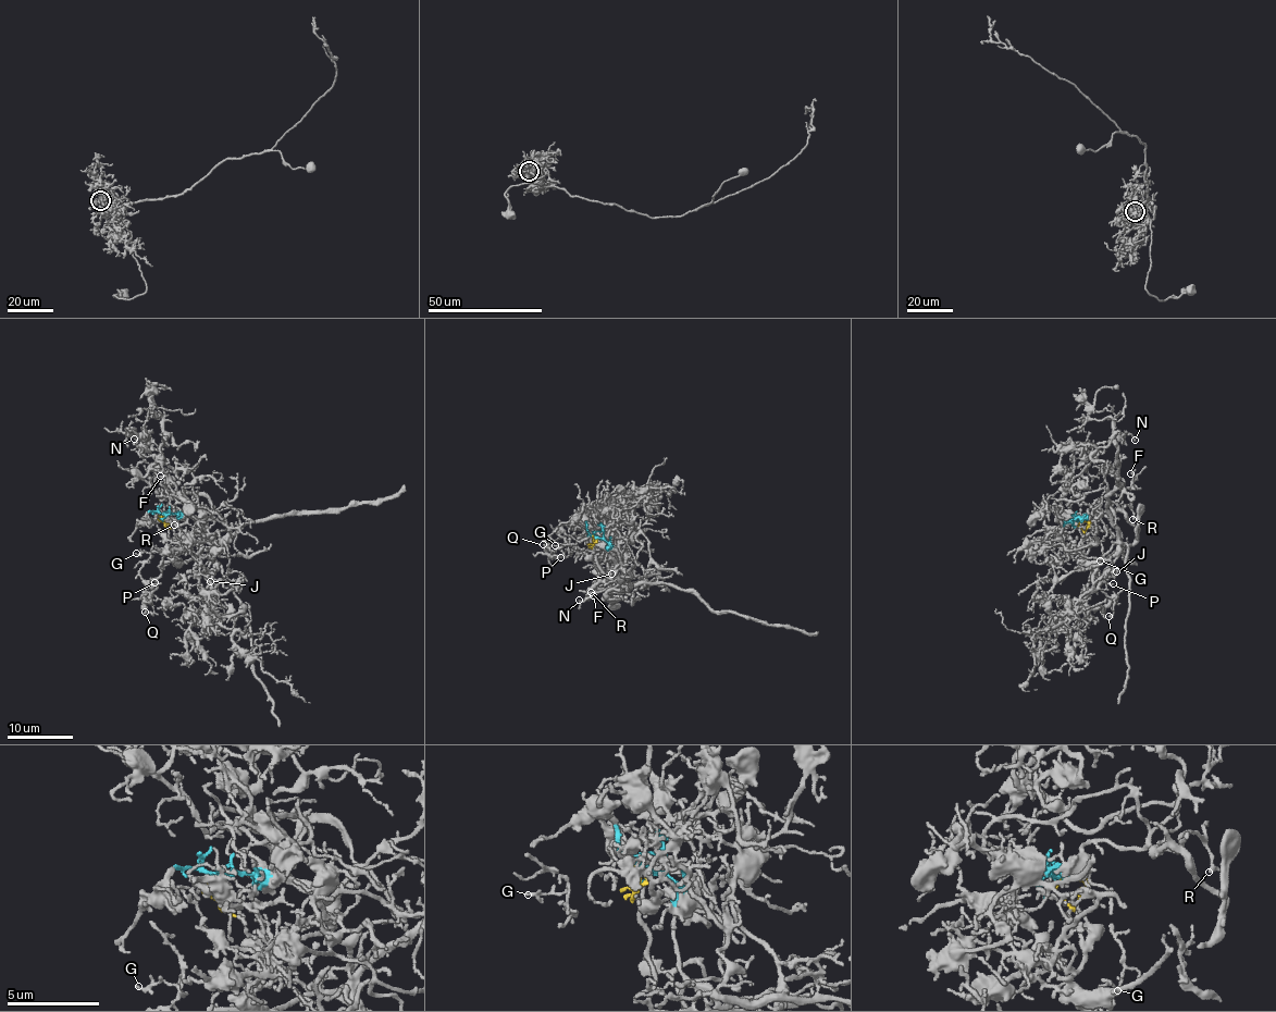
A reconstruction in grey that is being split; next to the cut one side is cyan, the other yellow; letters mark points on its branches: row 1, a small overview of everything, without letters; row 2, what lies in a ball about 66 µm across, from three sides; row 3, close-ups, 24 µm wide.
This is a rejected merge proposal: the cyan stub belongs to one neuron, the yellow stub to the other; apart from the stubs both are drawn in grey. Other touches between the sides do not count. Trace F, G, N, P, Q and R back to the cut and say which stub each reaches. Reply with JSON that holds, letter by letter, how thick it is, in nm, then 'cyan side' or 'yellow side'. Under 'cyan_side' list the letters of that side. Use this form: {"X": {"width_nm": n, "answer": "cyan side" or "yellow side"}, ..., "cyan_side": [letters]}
{"F": {"width_nm": 160, "answer": "cyan side"}, "G": {"width_nm": 130, "answer": "yellow side"}, "N": {"width_nm": 150, "answer": "cyan side"}, "P": {"width_nm": 130, "answer": "yellow side"}, "Q": {"width_nm": 100, "answer": "yellow side"}, "R": {"width_nm": 190, "answer": "cyan side"}, "cyan_side": ["F", "N", "R"]}

